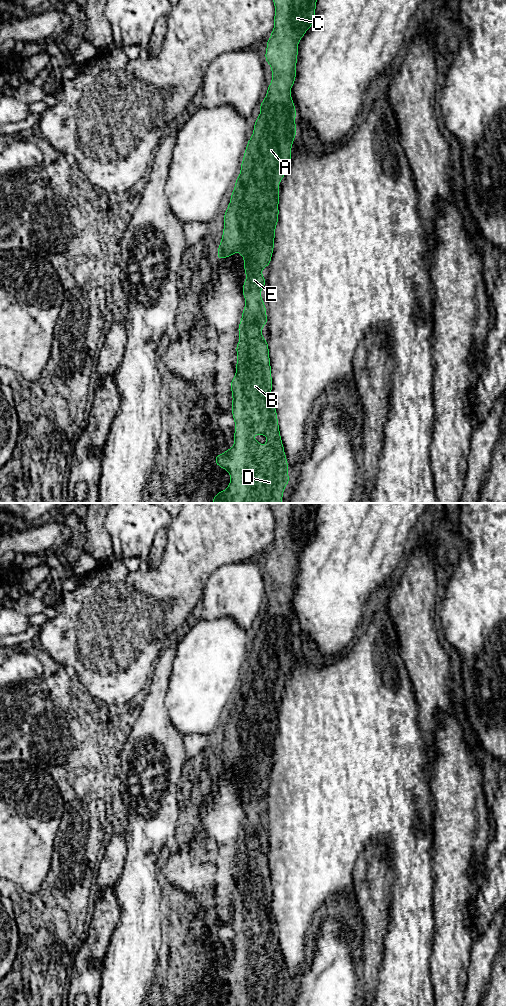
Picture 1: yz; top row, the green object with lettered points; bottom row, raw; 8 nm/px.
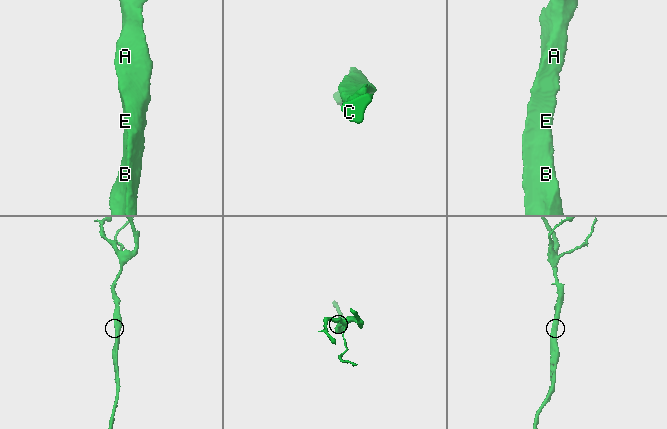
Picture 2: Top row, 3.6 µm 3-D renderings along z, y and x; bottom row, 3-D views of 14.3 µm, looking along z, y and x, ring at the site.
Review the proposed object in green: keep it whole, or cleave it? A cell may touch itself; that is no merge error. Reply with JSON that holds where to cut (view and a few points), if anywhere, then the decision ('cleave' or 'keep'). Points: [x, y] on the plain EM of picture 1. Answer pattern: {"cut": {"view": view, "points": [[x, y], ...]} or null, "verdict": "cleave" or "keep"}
{"cut": null, "verdict": "keep"}

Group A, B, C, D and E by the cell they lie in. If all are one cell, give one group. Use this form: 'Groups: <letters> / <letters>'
Groups: A B C D E

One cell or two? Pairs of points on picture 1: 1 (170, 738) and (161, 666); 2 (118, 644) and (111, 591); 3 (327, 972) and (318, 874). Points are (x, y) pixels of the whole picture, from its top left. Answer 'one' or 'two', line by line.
1: one
2: one
3: two

